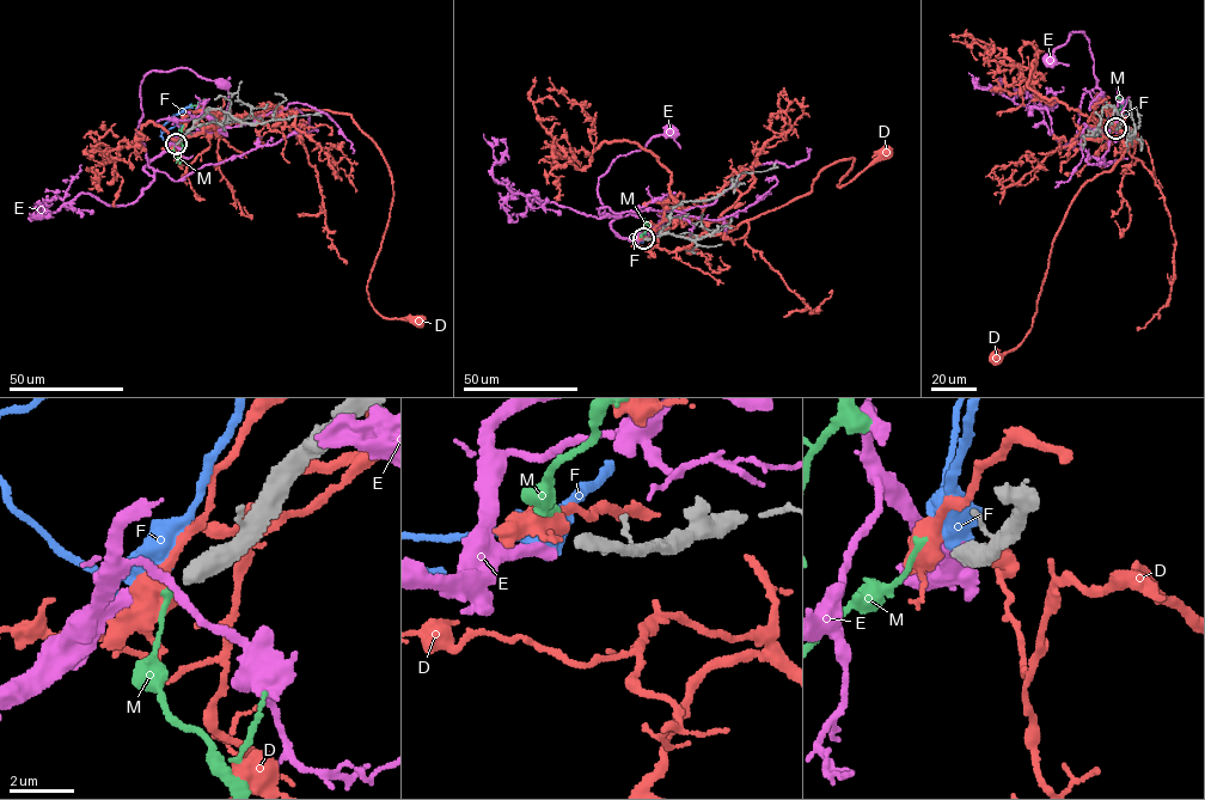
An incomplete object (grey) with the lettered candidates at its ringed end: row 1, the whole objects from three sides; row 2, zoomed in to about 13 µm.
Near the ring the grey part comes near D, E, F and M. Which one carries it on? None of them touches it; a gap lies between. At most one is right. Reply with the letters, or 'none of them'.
none of them

